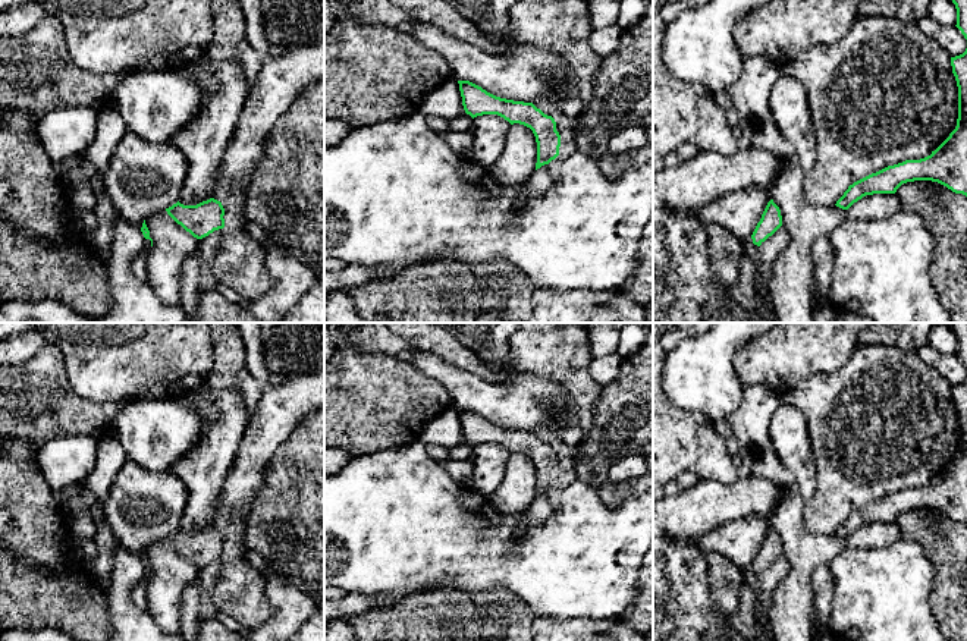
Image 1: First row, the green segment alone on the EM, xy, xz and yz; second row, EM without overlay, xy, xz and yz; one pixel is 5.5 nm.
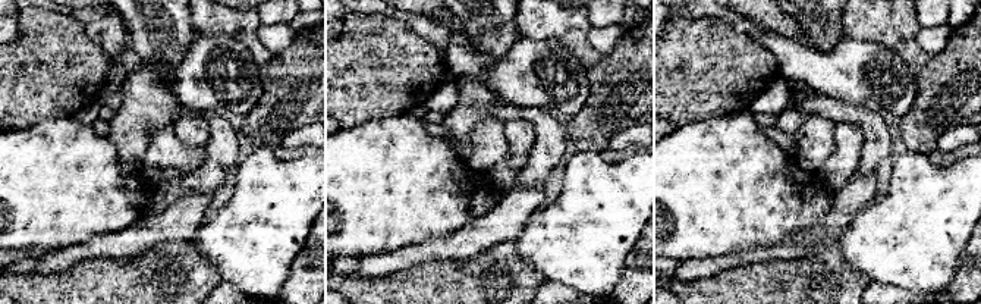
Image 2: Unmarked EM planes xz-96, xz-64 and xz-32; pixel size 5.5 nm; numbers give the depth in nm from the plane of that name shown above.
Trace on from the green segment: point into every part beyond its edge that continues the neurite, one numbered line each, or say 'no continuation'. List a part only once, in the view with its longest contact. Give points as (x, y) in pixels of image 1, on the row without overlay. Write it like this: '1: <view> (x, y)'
no continuation

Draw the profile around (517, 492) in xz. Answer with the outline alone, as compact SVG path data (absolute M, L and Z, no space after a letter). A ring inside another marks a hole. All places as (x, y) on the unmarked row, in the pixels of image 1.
M514 452L506 462L505 477L490 496L493 505L506 515L517 515L536 500L537 471L533 459Z

